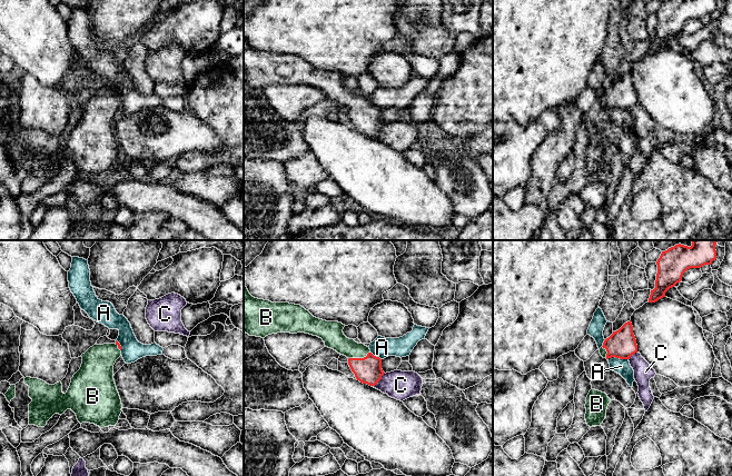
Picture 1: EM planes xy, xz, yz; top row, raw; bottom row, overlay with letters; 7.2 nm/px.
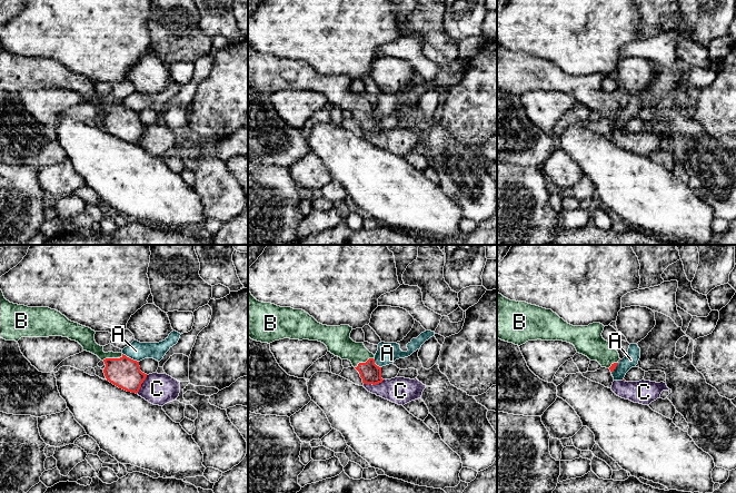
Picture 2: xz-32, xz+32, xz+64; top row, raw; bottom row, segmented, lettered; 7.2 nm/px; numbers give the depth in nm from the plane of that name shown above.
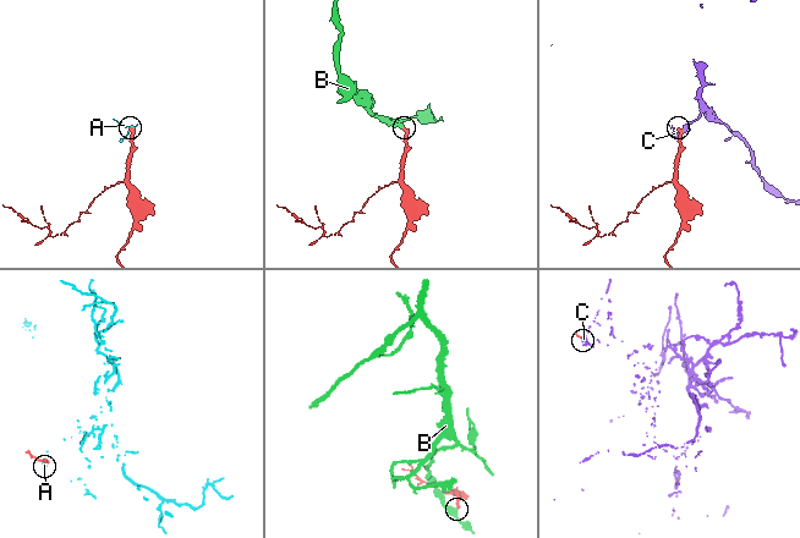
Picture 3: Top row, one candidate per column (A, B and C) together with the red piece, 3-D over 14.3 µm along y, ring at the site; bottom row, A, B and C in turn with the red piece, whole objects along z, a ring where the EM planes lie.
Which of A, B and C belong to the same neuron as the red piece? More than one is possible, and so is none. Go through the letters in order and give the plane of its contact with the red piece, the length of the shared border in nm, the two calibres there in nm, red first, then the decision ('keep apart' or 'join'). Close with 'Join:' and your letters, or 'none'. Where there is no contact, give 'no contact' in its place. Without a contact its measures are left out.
A: yz | 150 nm | 200/110 nm | keep apart
B: xz | 170 nm | 190/160 nm | join
C: xz | 140 nm | 190/200 nm | keep apart
Join: B

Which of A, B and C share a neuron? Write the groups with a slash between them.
A / B / C

